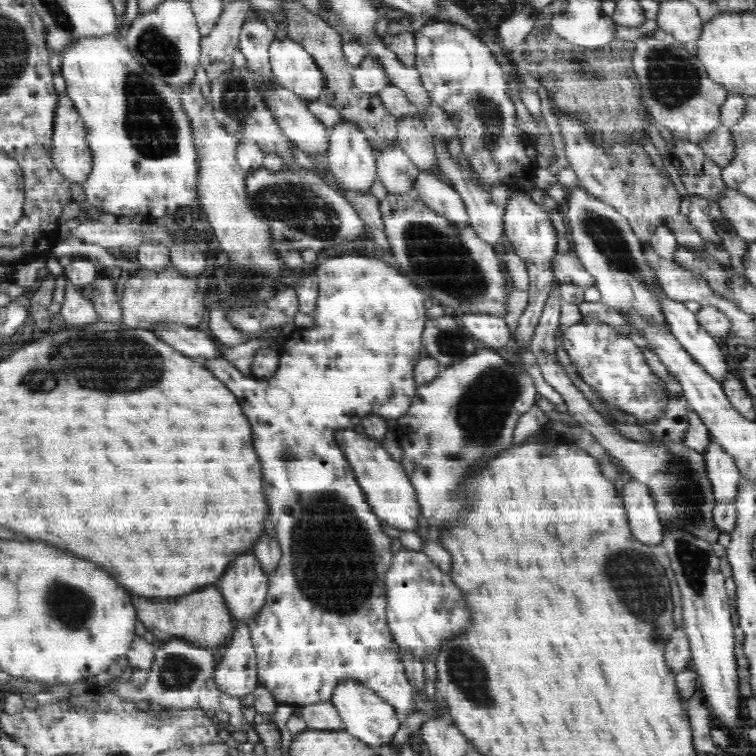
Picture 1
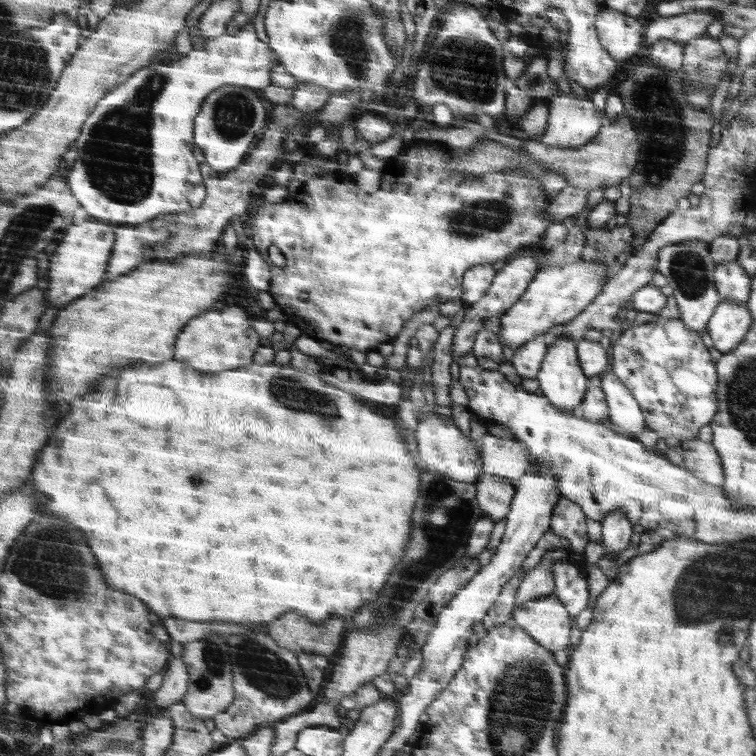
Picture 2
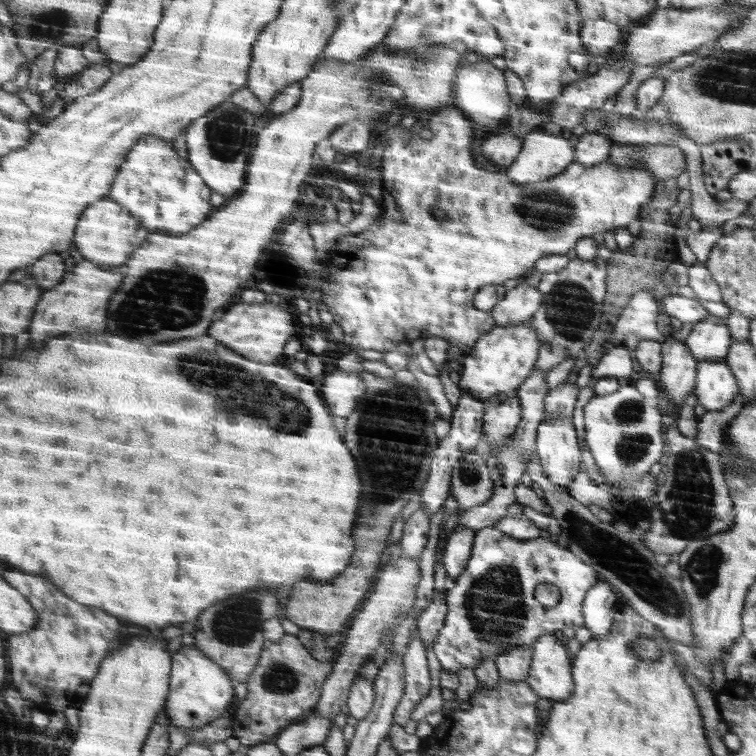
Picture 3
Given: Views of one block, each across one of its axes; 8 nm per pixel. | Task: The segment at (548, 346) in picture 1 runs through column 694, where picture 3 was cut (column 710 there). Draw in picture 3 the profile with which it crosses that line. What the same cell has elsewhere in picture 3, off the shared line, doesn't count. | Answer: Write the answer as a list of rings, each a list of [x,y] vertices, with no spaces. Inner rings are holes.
[[[668,427],[670,443],[664,484],[654,496],[654,506],[649,511],[652,528],[643,534],[640,542],[654,553],[673,555],[681,553],[690,541],[697,541],[735,525],[735,512],[725,476],[720,467],[720,456],[687,438],[675,427]]]

